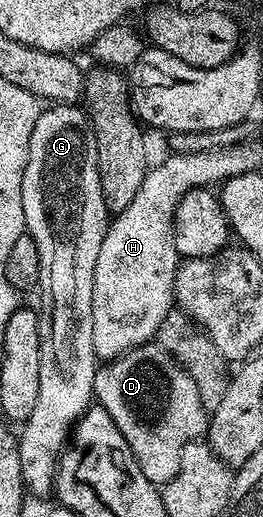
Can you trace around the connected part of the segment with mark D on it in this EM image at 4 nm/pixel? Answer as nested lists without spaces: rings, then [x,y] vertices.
[[[146,343],[129,349],[126,353],[122,353],[120,357],[114,357],[106,360],[100,366],[95,375],[95,383],[93,384],[93,395],[96,404],[101,405],[113,419],[115,425],[119,427],[119,431],[123,431],[123,439],[127,439],[127,443],[131,447],[131,451],[135,455],[135,459],[139,463],[139,467],[143,471],[143,475],[147,475],[147,479],[151,479],[151,483],[158,487],[163,487],[171,479],[175,479],[179,475],[179,463],[183,455],[183,447],[187,447],[187,443],[204,438],[207,433],[207,410],[205,404],[201,401],[199,395],[199,387],[195,385],[195,379],[191,379],[191,375],[185,370],[174,357],[164,349],[162,345],[156,343]]]

